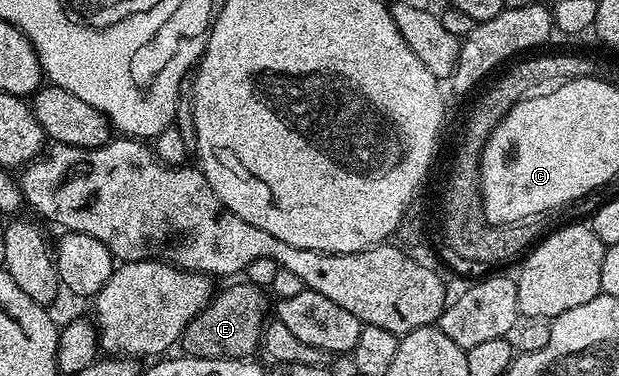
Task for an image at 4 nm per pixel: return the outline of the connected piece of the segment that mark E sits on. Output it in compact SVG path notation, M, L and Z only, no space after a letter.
M231 282L224 292L216 291L206 306L185 326L181 348L186 355L202 360L246 360L261 348L263 329L269 319L268 294L262 287L248 282Z

